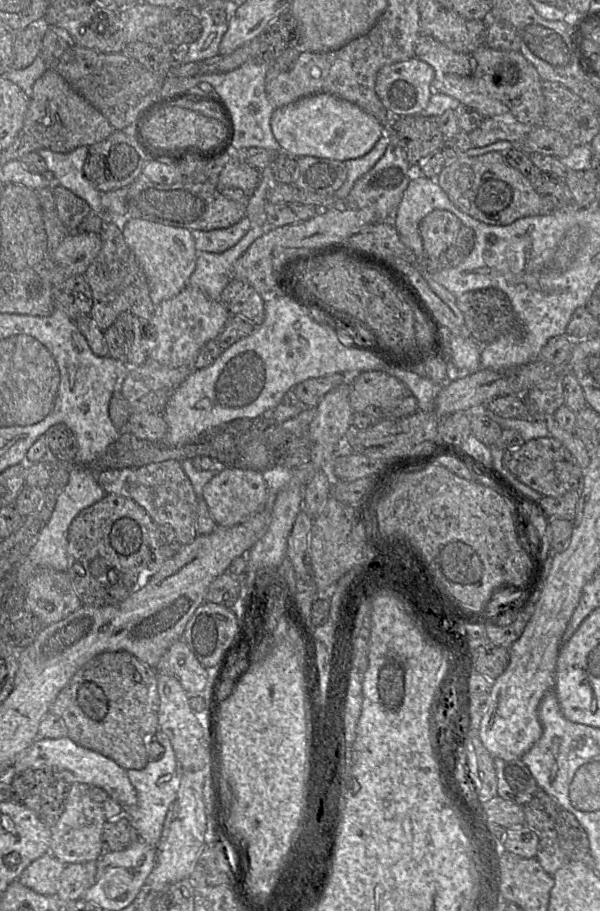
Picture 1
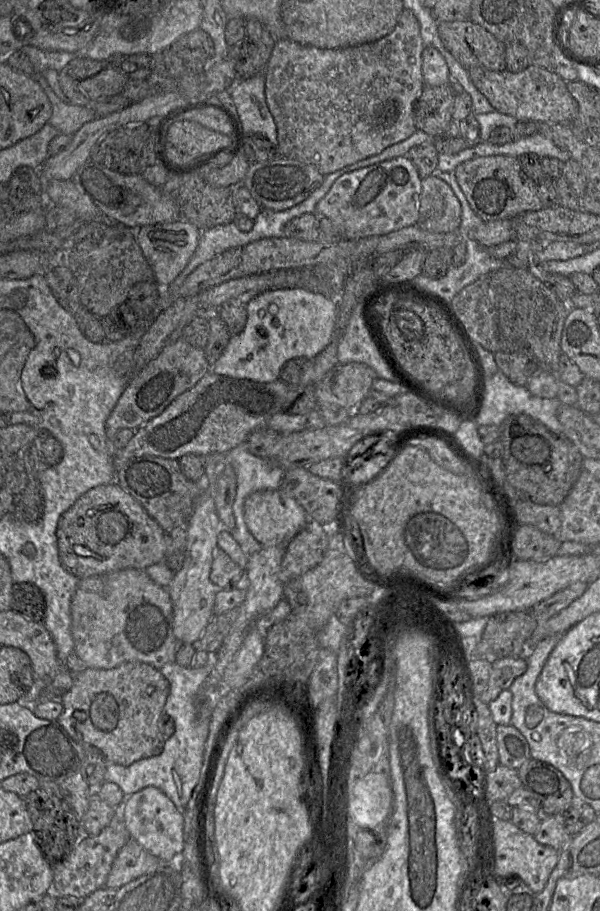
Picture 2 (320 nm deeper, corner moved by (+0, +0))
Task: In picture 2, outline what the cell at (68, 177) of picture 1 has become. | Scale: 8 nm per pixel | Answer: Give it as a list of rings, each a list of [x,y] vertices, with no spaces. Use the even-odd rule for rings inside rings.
[[[42,73],[30,76],[34,77],[47,95],[52,106],[52,114],[47,123],[56,128],[59,134],[74,135],[83,124],[97,117],[91,106],[64,103],[50,88]]]

